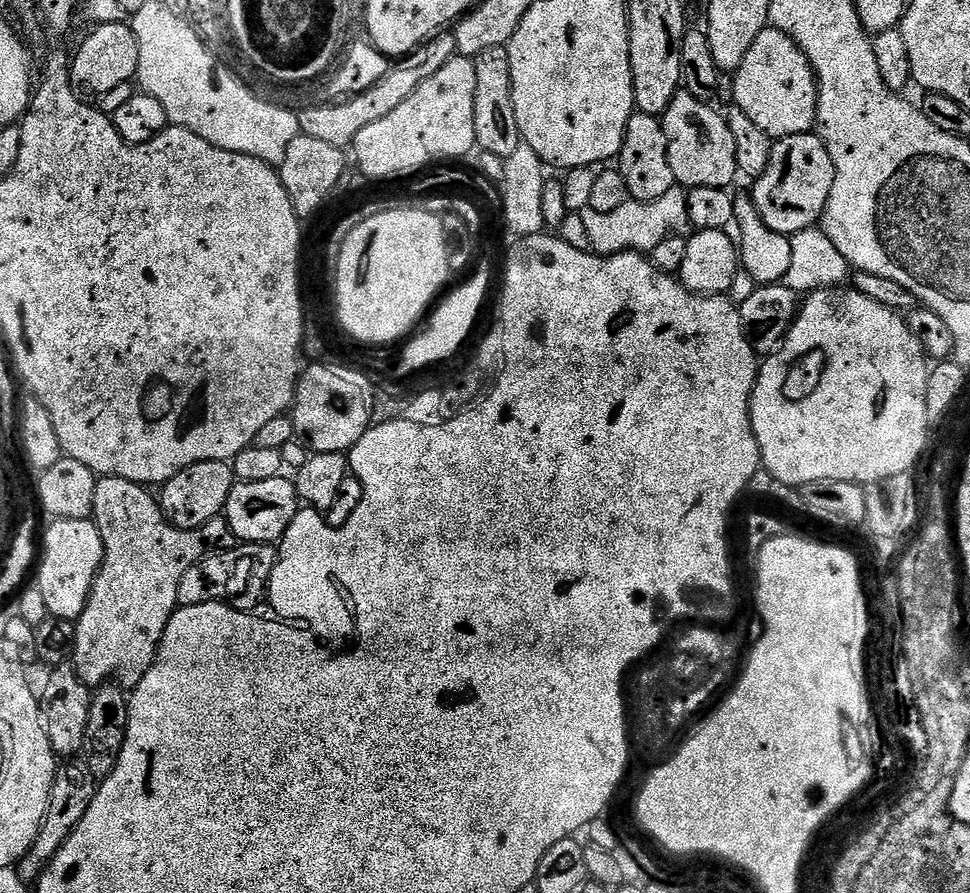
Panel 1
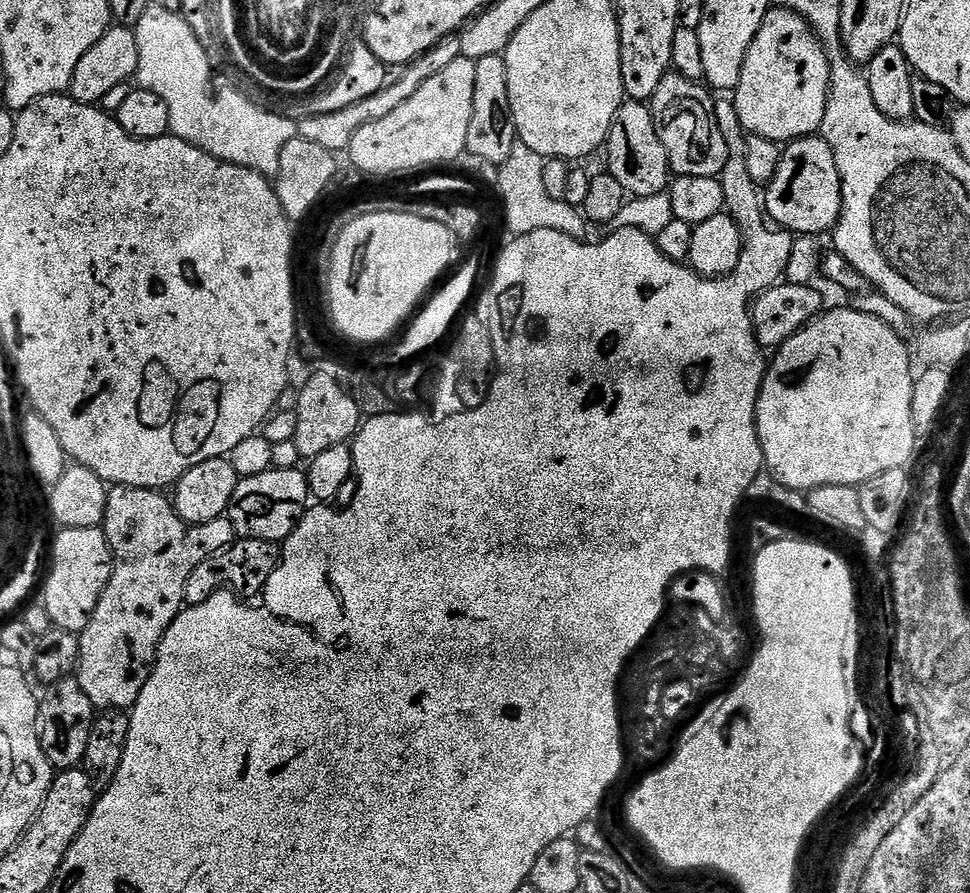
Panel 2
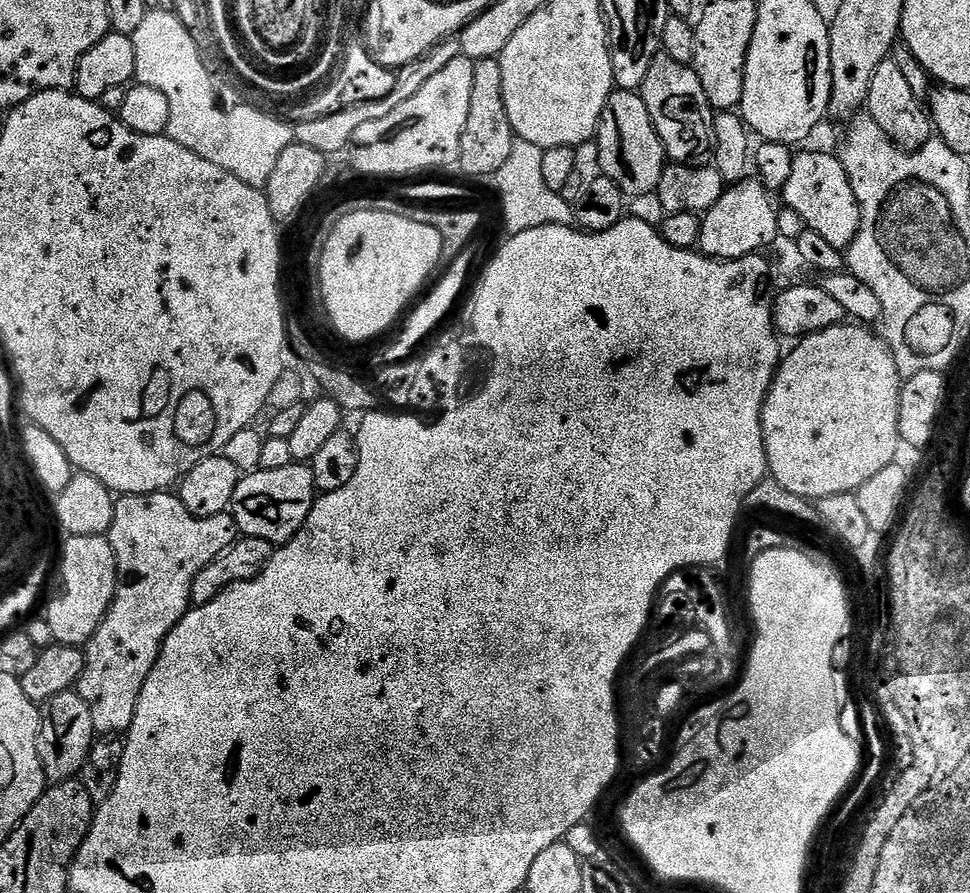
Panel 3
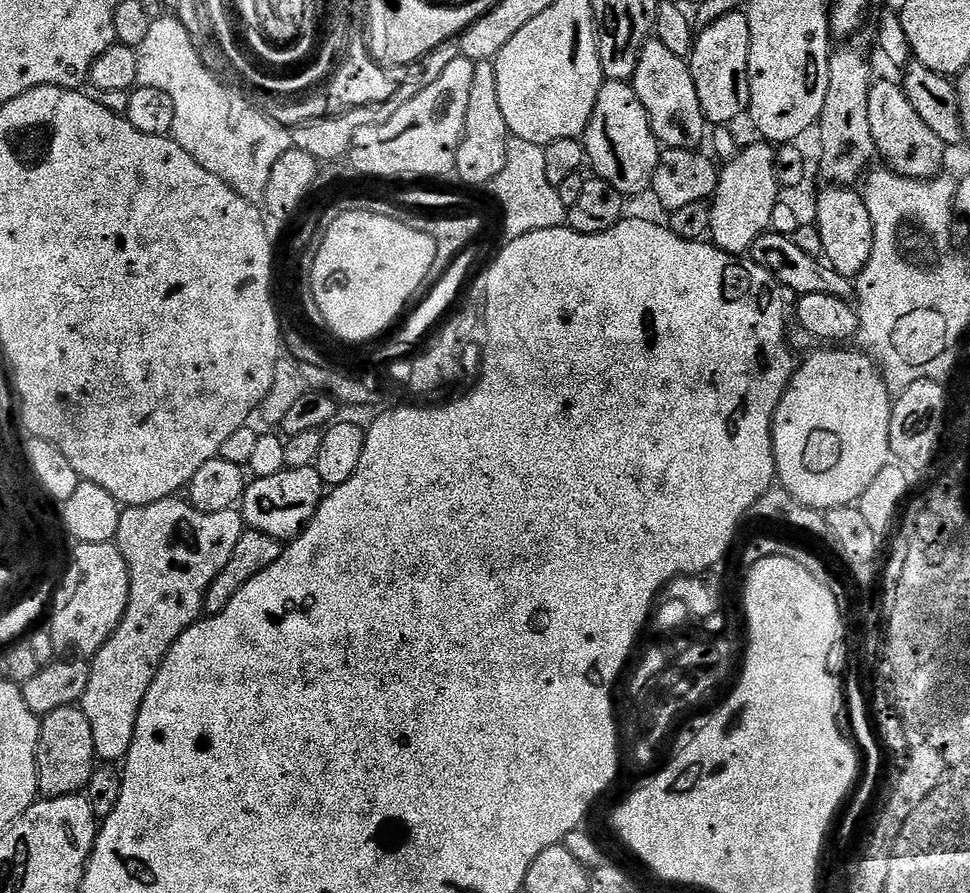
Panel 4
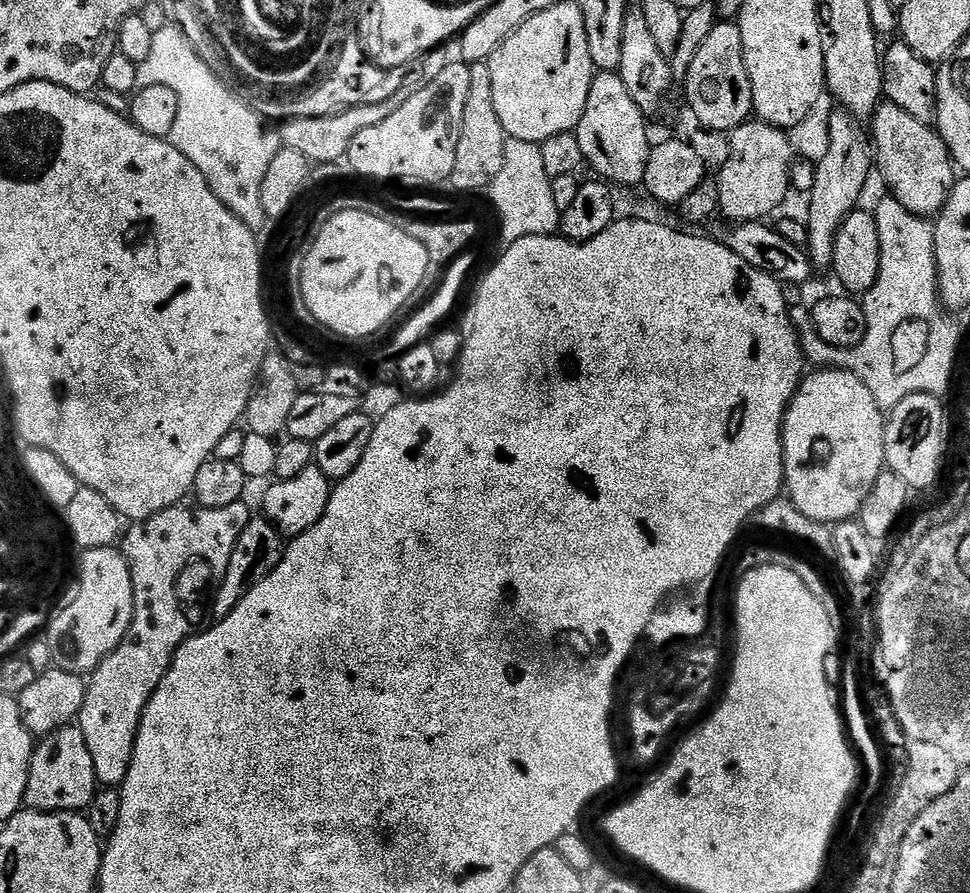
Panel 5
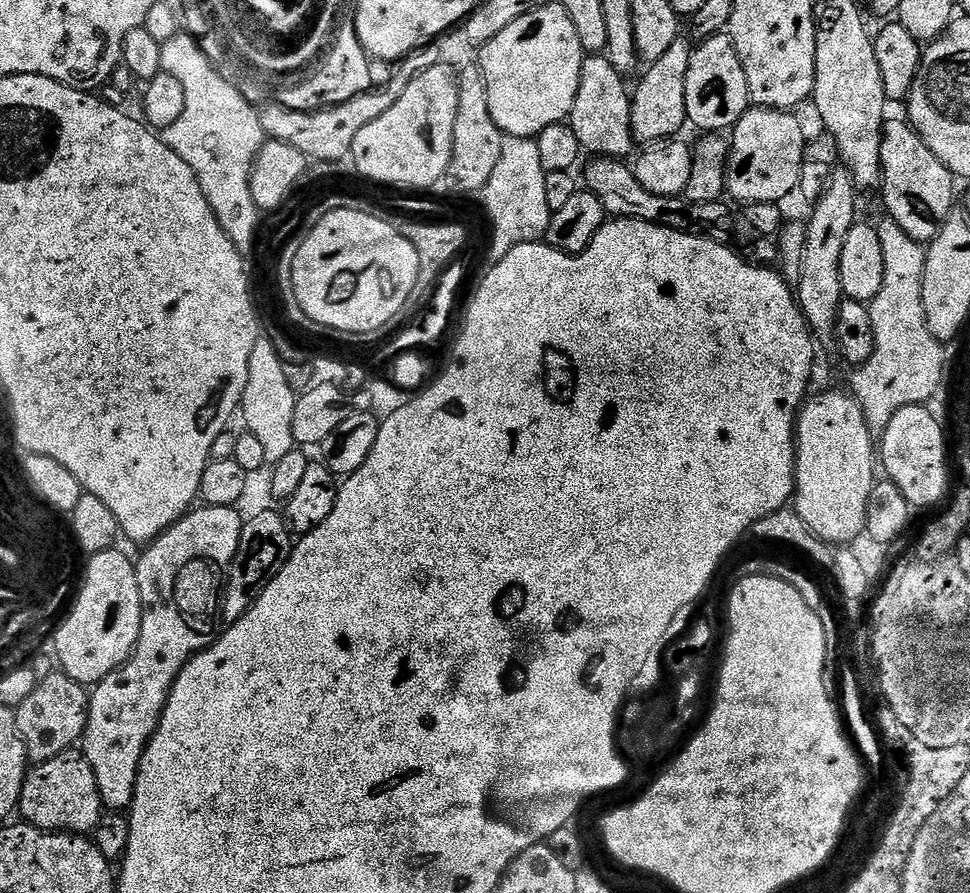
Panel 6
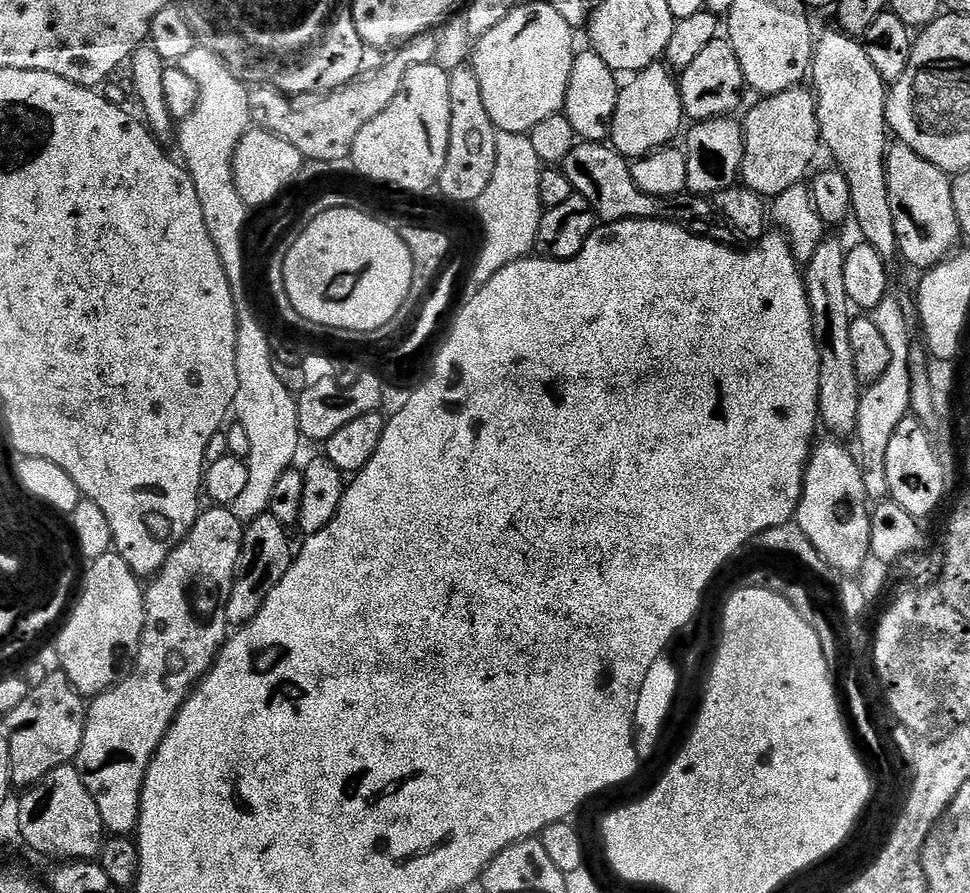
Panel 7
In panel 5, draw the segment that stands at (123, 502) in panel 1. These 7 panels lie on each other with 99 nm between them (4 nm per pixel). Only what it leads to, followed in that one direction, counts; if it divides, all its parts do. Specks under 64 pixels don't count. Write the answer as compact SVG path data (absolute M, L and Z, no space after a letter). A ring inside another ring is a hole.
M247 503L221 508L177 506L164 508L145 520L137 520L123 533L122 551L130 566L130 578L134 586L134 614L132 624L122 643L108 655L87 677L88 693L82 702L78 726L90 746L90 758L94 758L96 779L105 788L116 788L124 783L130 770L134 742L142 714L162 678L170 670L174 654L191 636L205 627L204 611L210 608L210 597L224 580L226 566L230 566L230 554L238 546L242 530L246 530L250 513Z

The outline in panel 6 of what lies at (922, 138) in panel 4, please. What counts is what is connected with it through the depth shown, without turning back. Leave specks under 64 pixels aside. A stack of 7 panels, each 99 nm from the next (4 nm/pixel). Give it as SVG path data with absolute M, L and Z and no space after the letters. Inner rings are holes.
M892 118L885 123L880 170L887 219L902 226L902 230L921 246L927 245L953 215L952 172L945 164L938 162L934 150L930 150L930 146L922 142L920 135L904 118Z

